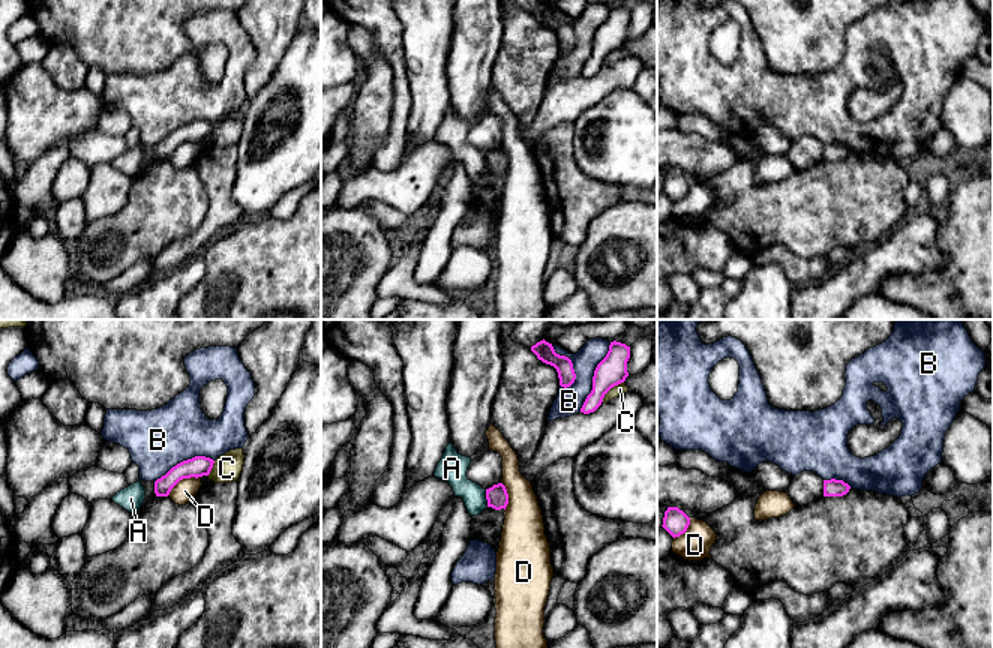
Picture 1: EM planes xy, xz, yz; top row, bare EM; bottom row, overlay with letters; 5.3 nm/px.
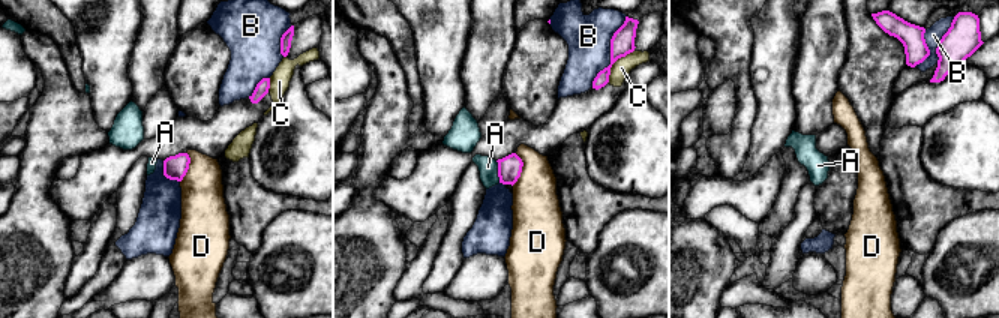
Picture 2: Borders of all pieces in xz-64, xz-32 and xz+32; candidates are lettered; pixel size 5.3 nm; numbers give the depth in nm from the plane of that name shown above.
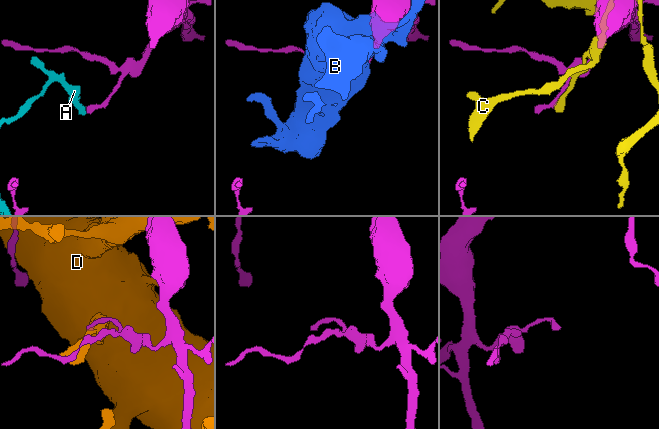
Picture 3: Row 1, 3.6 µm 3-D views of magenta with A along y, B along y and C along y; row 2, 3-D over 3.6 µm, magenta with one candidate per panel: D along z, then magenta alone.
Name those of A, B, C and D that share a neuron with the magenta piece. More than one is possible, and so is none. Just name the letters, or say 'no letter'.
no letter

